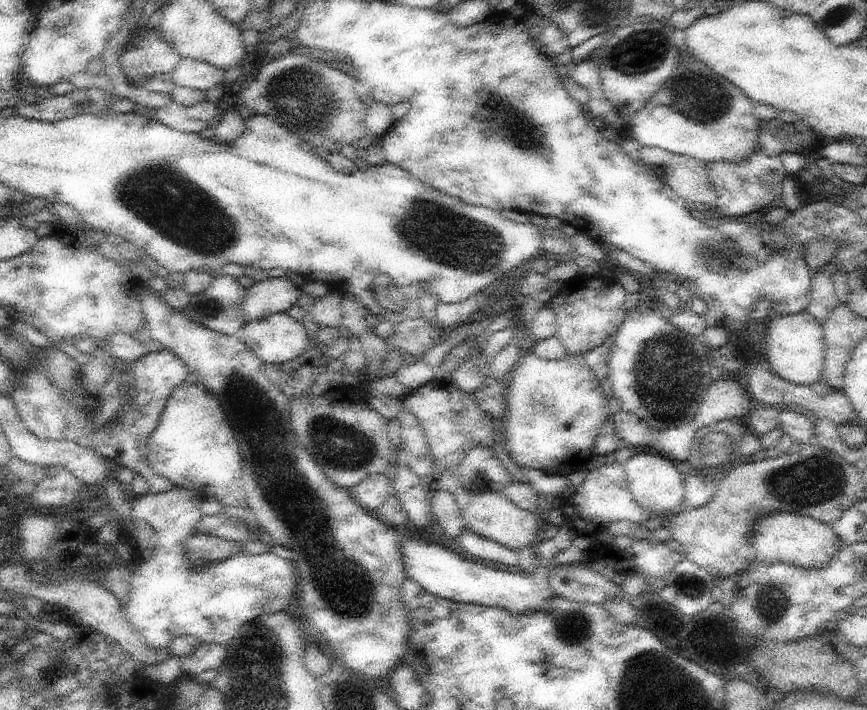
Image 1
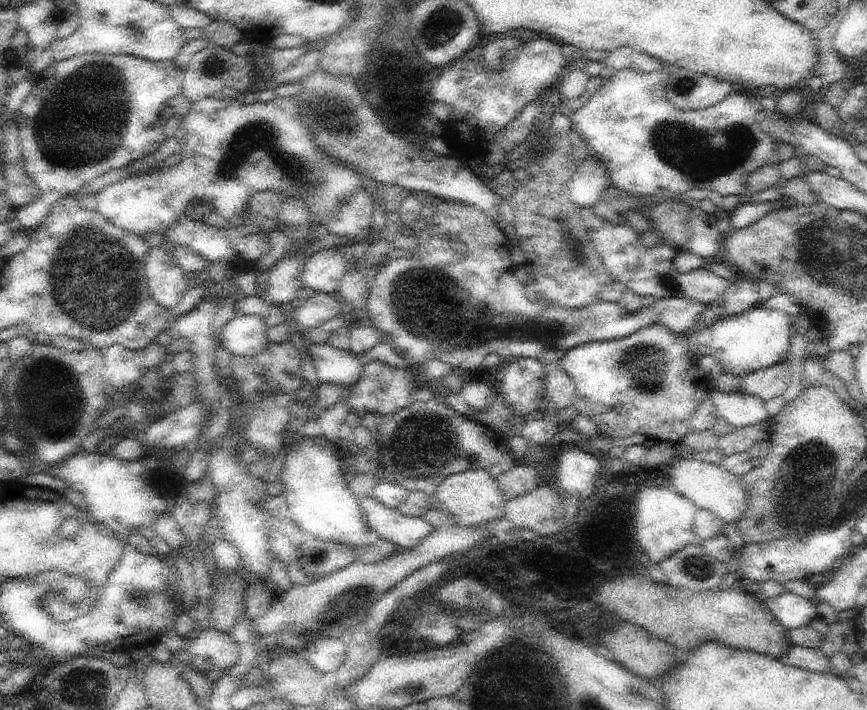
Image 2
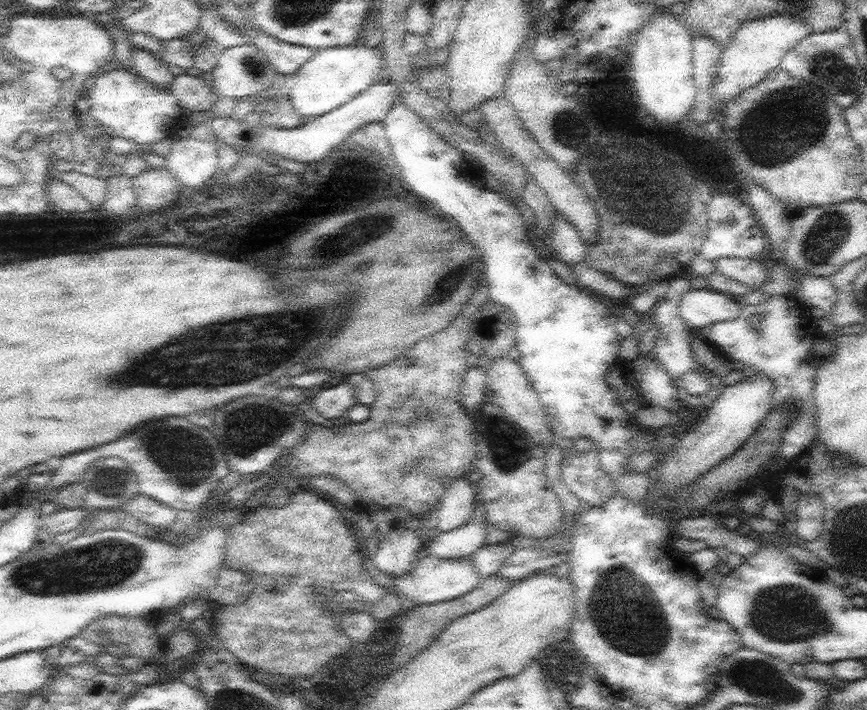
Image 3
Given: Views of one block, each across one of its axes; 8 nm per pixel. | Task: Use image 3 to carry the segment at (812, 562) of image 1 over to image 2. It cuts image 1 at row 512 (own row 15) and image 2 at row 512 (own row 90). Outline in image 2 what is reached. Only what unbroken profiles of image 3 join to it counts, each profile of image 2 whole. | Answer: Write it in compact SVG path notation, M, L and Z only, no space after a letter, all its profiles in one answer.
M679 458L679 462L667 470L665 484L669 484L675 492L693 502L697 510L715 512L725 524L737 524L737 520L747 510L747 492L741 484L741 478L727 472L721 464L715 466L697 458Z

